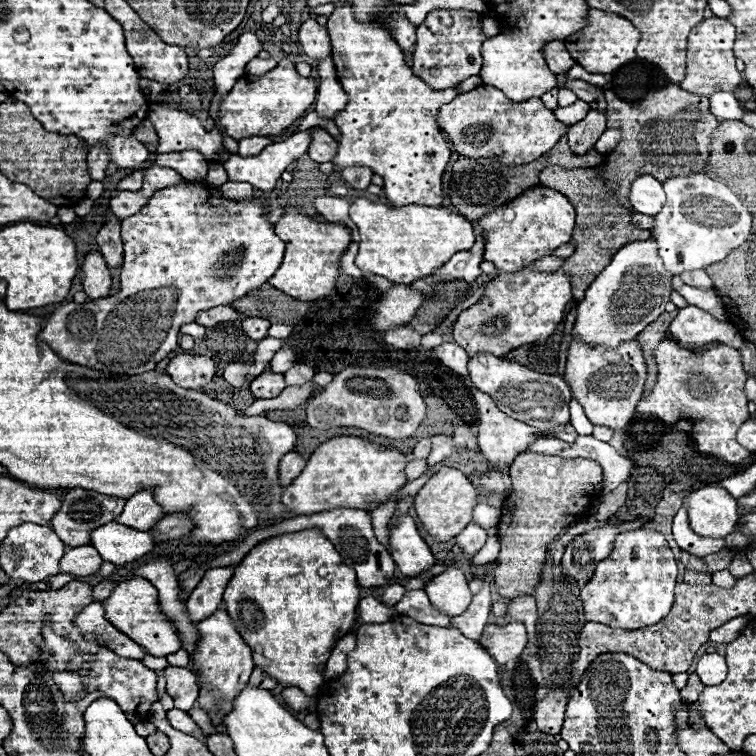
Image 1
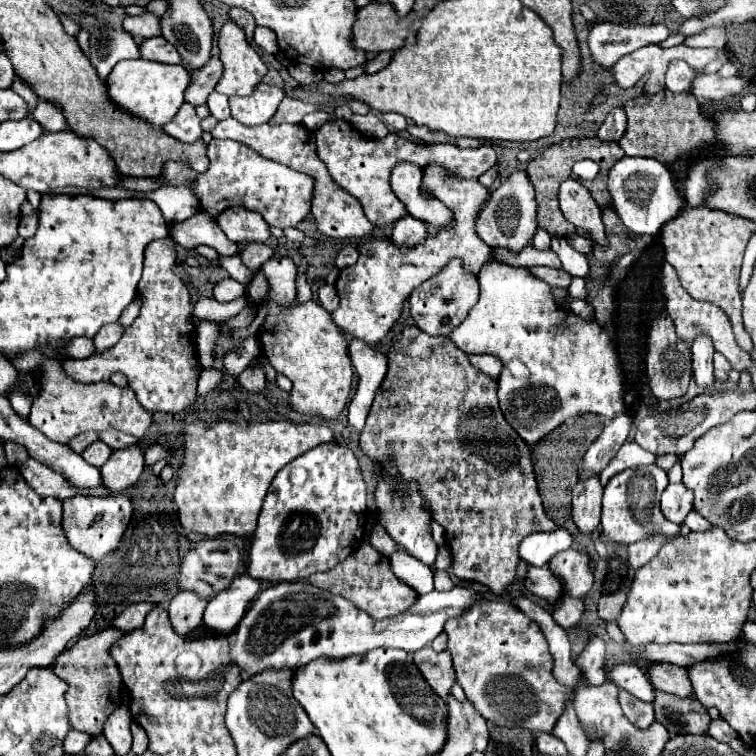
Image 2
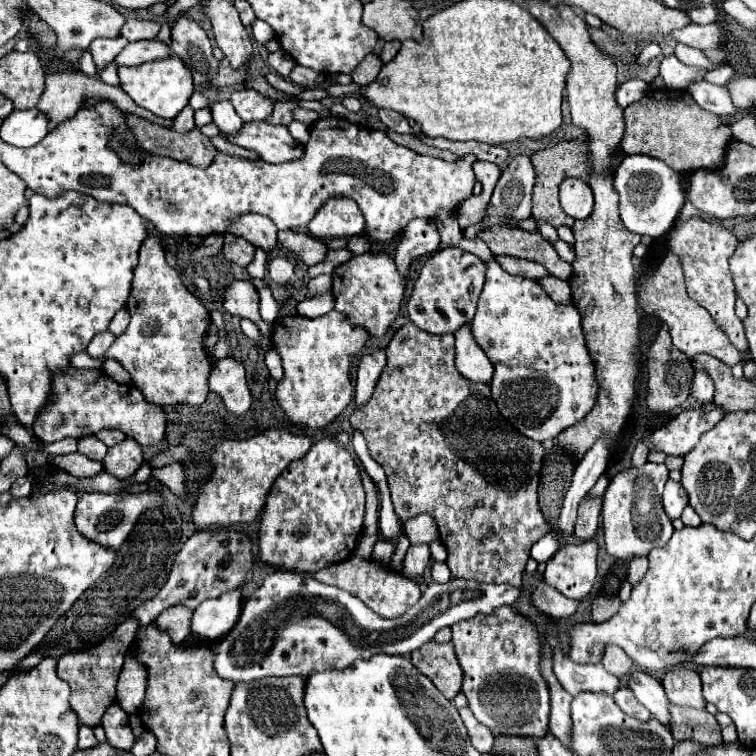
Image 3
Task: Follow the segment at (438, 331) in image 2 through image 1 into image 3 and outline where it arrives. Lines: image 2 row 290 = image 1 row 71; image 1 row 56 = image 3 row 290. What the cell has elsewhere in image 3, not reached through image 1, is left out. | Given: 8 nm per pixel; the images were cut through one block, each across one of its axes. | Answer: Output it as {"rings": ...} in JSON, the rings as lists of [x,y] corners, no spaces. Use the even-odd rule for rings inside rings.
{"rings":[[[450,246],[430,254],[408,300],[410,320],[430,334],[454,334],[460,326],[474,318],[478,296],[484,286],[484,274],[484,262],[462,248]]]}

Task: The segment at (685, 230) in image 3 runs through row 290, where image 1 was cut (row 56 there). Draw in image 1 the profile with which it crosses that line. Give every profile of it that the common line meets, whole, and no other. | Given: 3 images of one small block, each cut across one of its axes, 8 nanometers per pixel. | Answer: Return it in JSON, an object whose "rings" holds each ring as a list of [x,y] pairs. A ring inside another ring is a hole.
{"rings":[[[718,16],[704,18],[698,26],[692,28],[692,34],[688,36],[688,62],[686,62],[686,78],[680,82],[680,86],[692,94],[708,96],[716,90],[734,90],[742,76],[736,70],[734,64],[734,40],[736,40],[736,28]]]}

